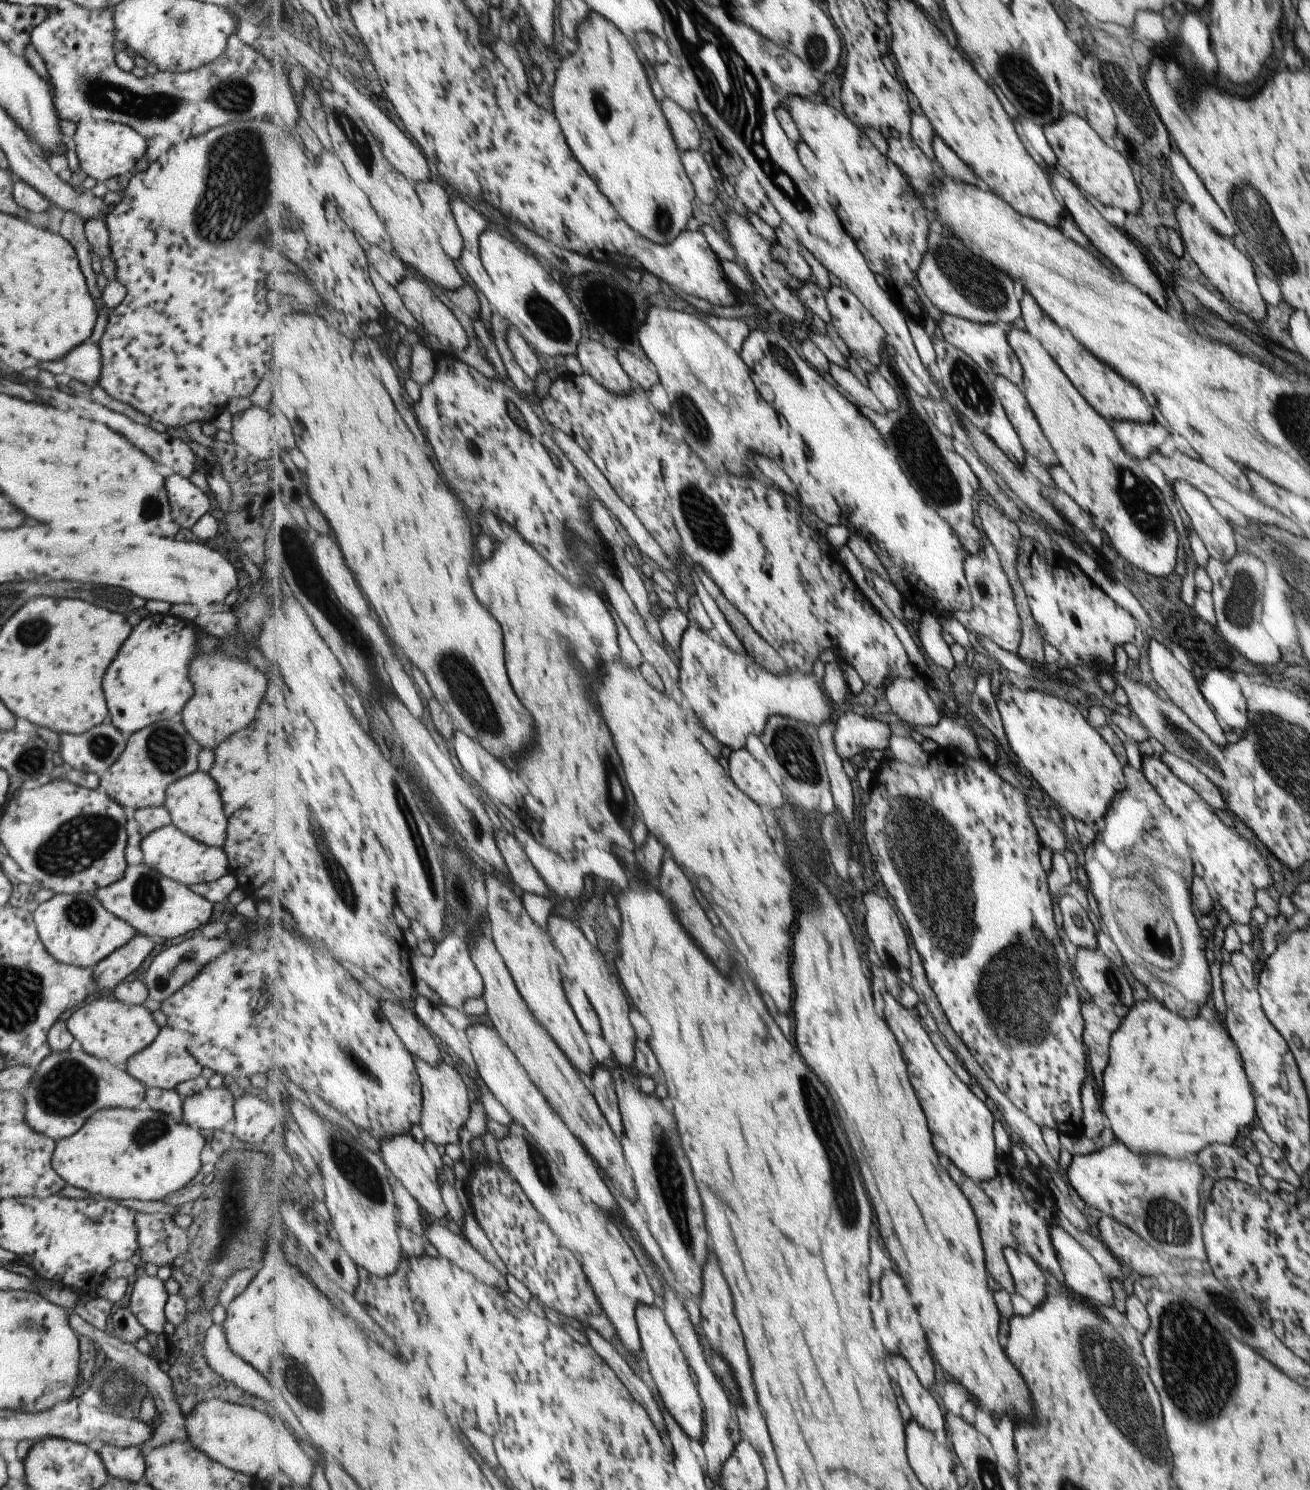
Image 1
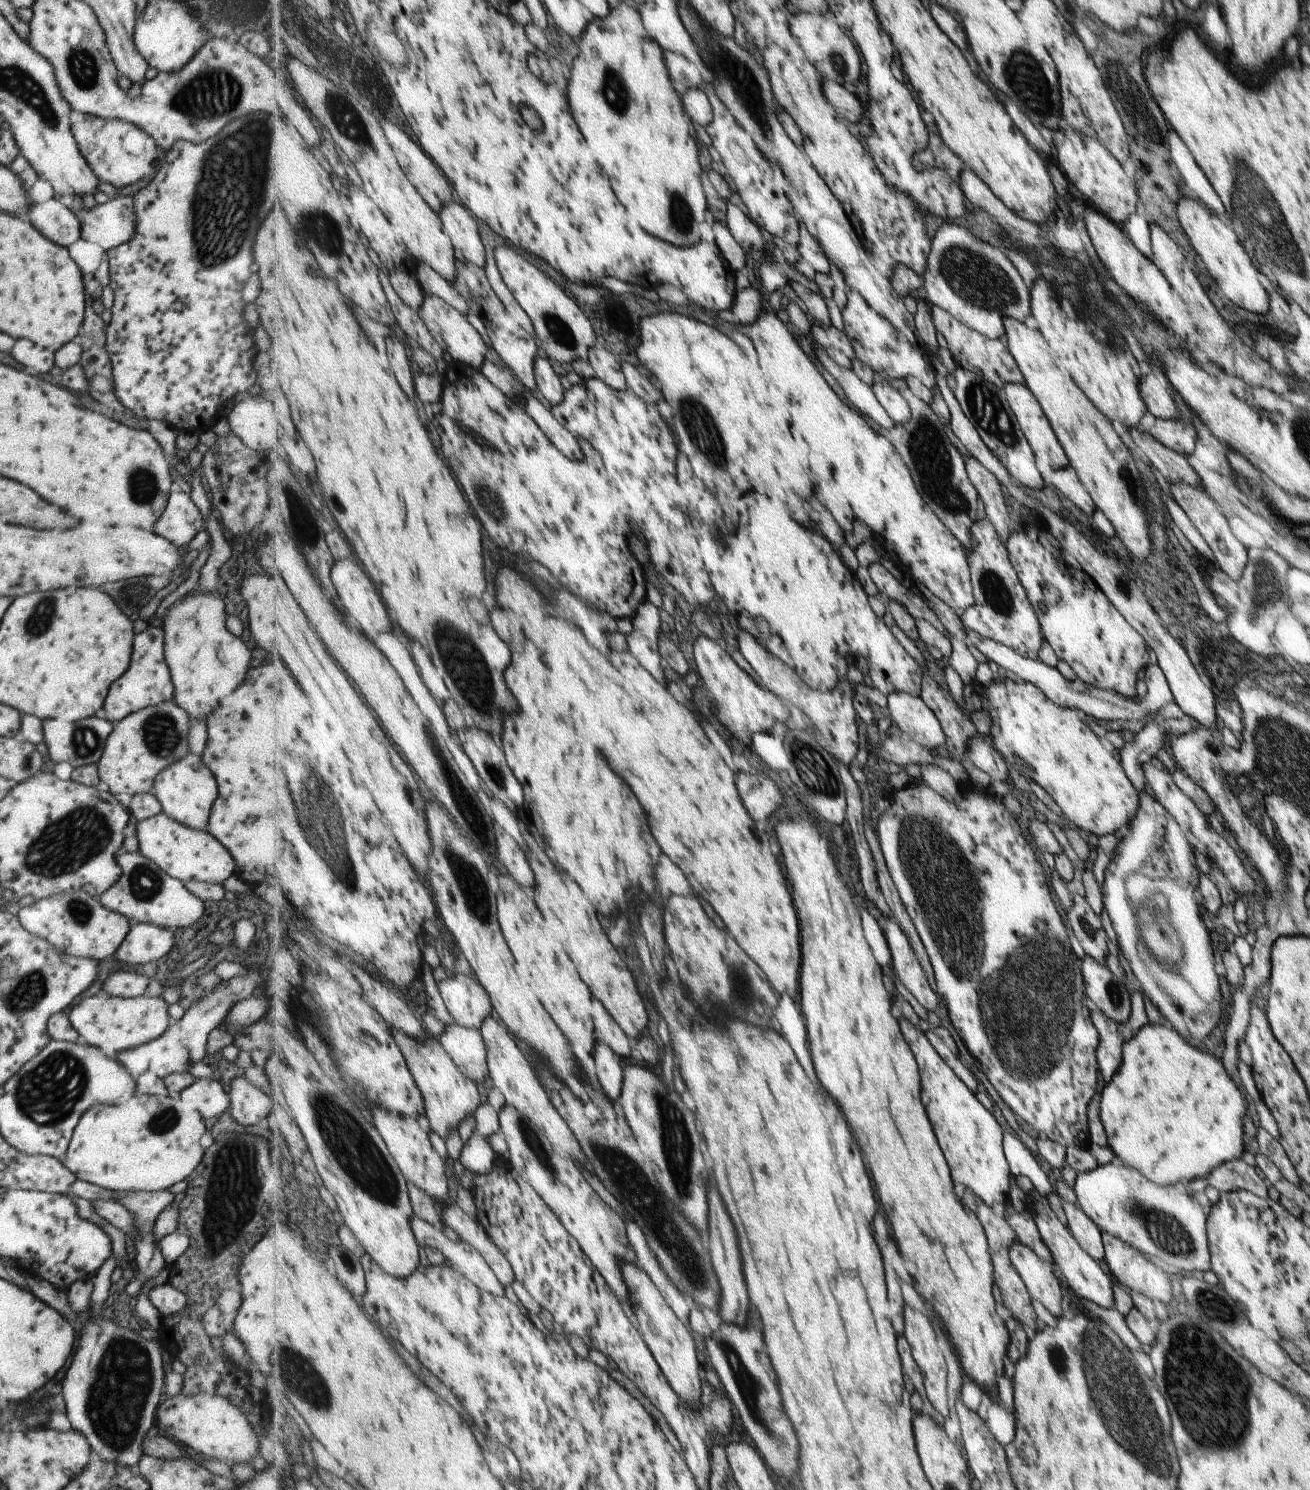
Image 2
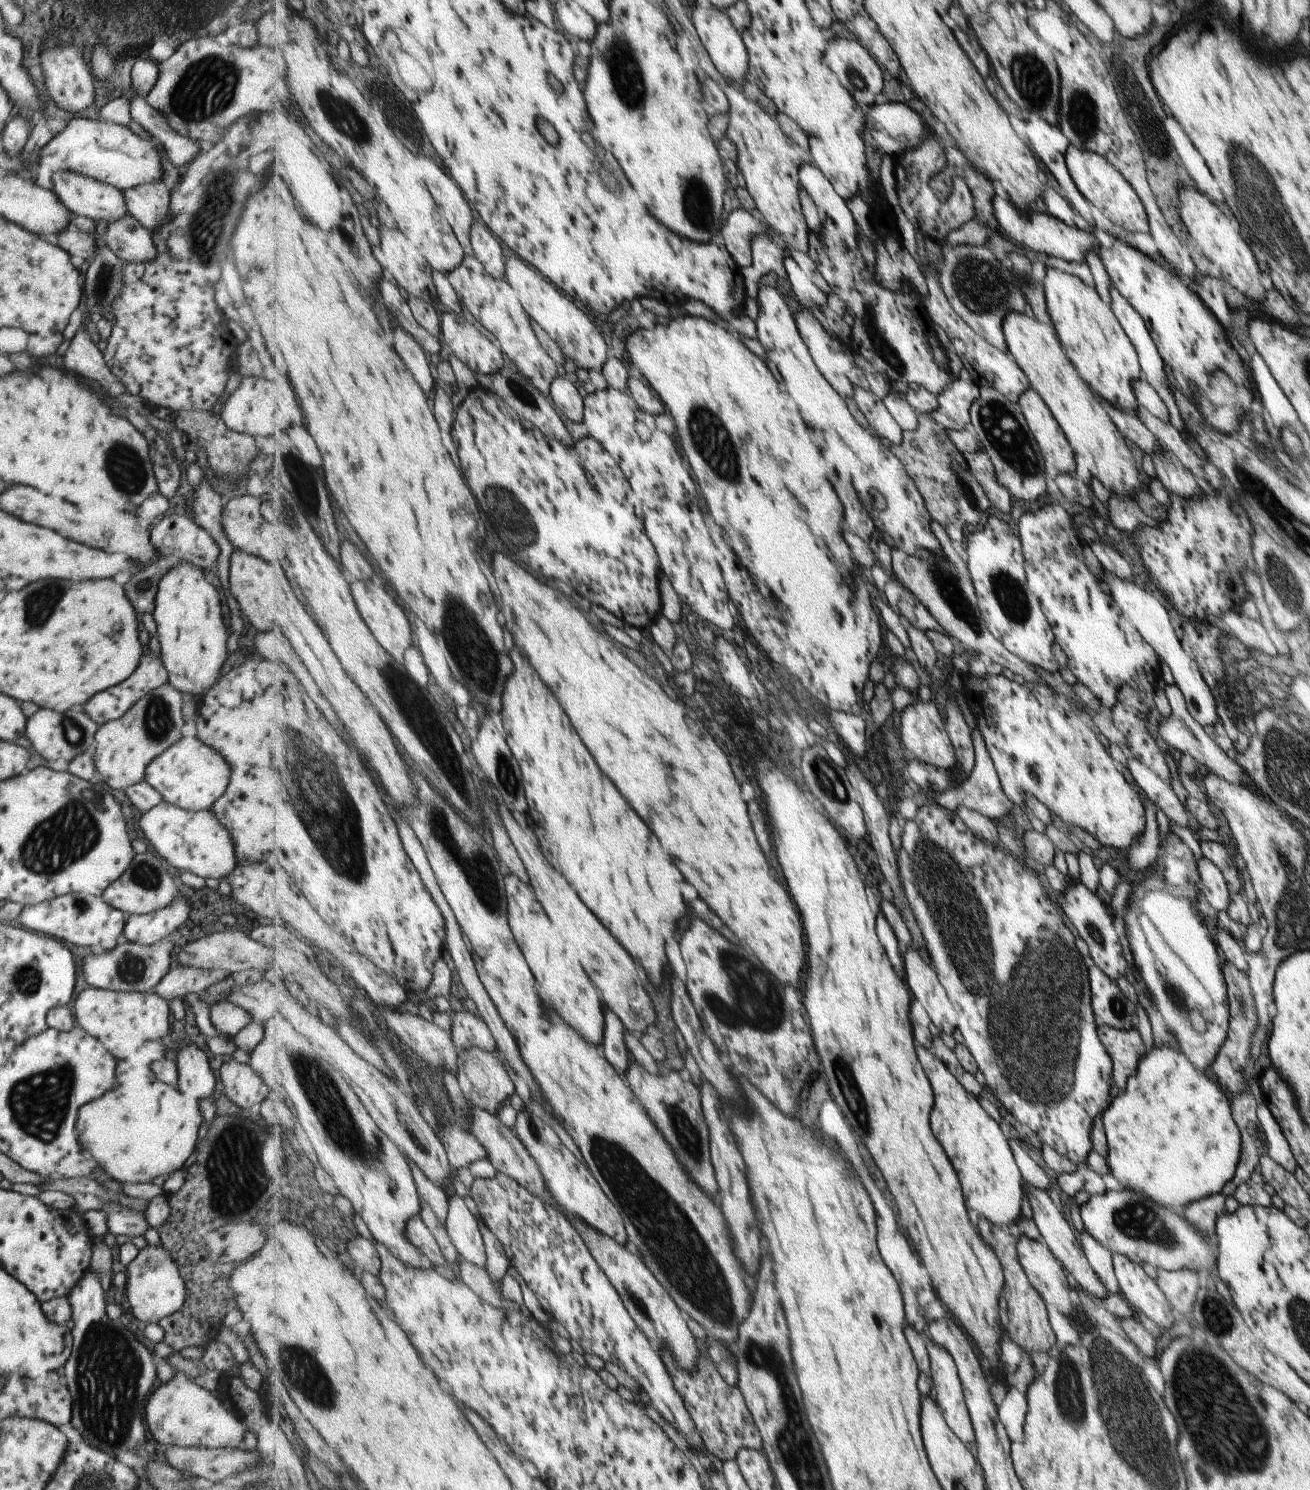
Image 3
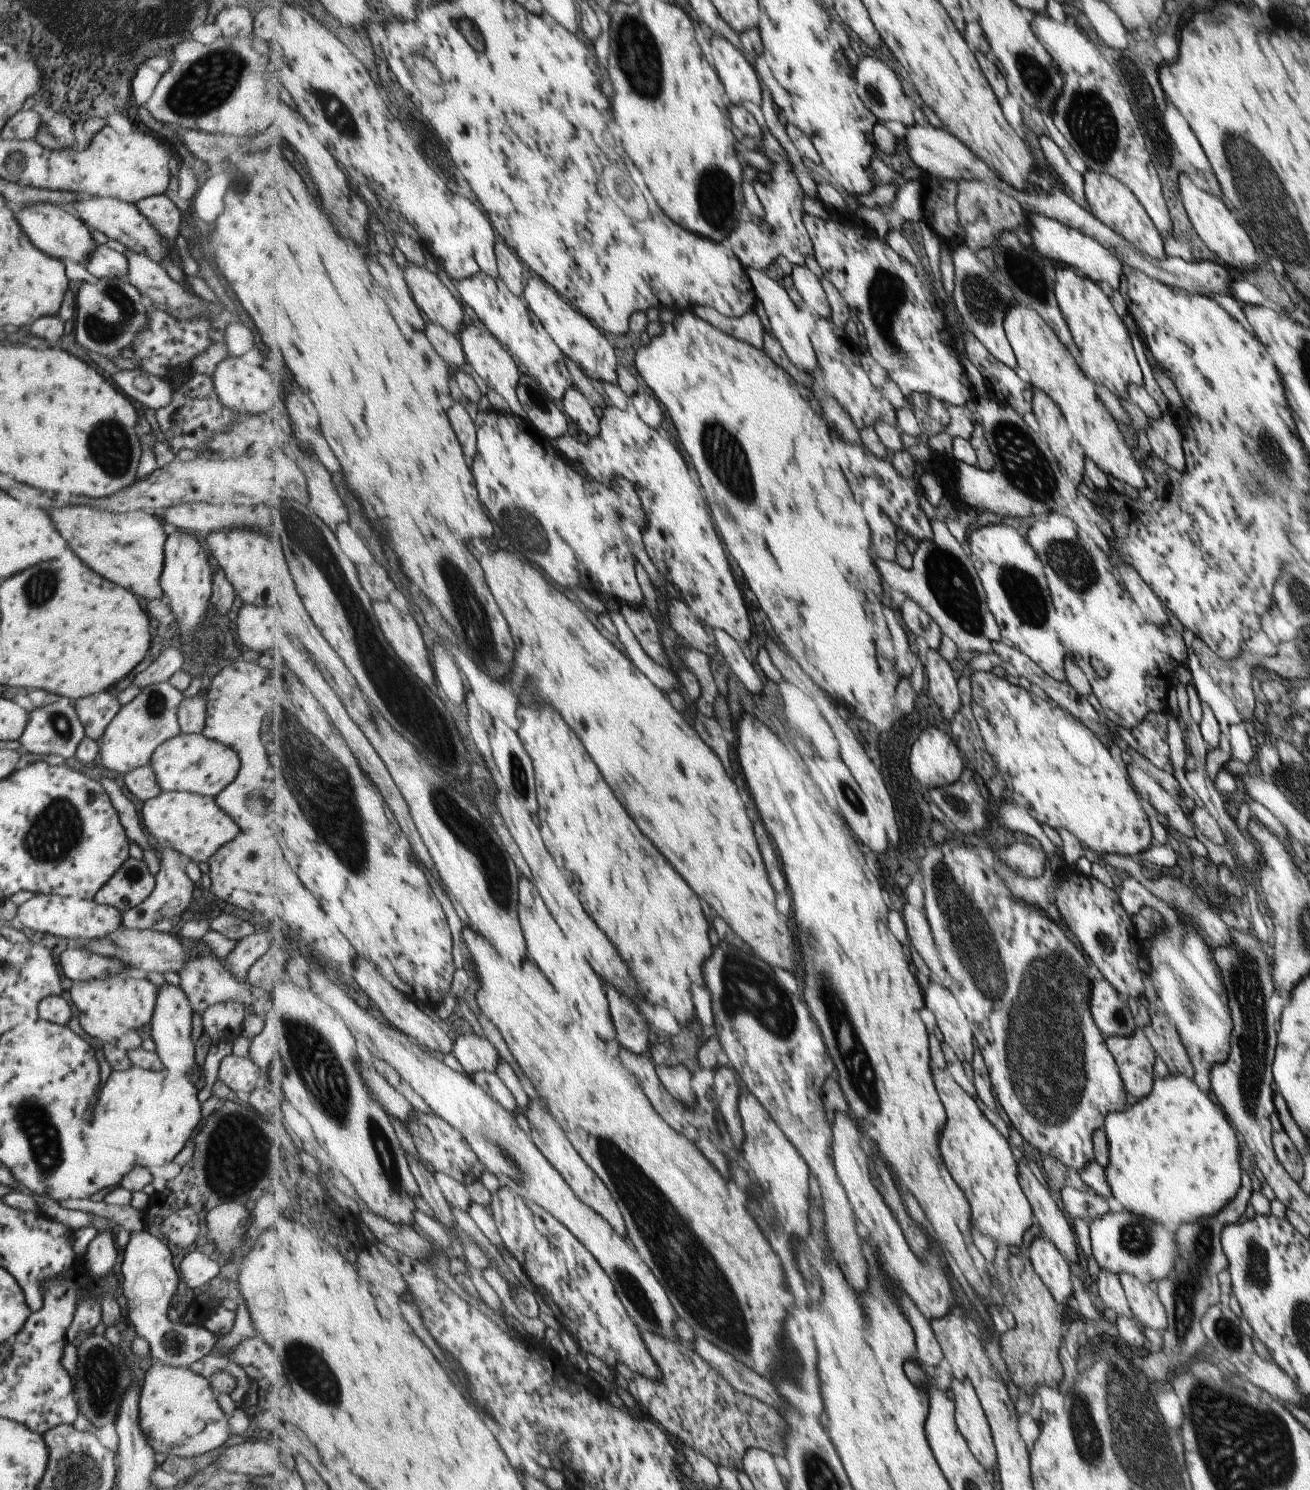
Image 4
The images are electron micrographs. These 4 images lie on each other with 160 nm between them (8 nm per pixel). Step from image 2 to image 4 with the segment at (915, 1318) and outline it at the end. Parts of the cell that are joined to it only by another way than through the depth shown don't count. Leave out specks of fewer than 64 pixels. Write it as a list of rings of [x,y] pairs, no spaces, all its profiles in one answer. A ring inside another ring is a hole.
[[[952,1376],[951,1389],[949,1391],[952,1392],[952,1399],[955,1400],[954,1421],[961,1436],[965,1439],[975,1460],[977,1460],[985,1470],[991,1471],[993,1474],[996,1468],[996,1450],[987,1419],[985,1418],[972,1384],[965,1379],[963,1381],[955,1380]]]

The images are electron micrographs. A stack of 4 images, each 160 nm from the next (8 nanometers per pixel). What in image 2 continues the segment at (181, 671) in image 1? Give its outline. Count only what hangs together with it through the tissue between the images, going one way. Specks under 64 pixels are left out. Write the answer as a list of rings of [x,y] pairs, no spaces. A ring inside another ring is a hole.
[[[147,628],[147,630],[143,630],[143,634],[137,634],[133,638],[133,652],[131,652],[129,668],[121,678],[117,678],[109,686],[109,692],[103,700],[103,708],[101,708],[101,714],[99,714],[103,719],[114,723],[131,713],[140,711],[142,708],[172,700],[174,686],[170,681],[167,666],[163,662],[161,634],[161,630]]]

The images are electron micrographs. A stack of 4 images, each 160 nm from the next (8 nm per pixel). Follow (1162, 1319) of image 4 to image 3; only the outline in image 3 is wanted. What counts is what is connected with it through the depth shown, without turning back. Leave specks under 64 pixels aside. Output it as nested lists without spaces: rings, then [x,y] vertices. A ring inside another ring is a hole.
[[[1113,1253],[1111,1256],[1120,1294],[1133,1312],[1143,1312],[1161,1331],[1171,1328],[1174,1324],[1172,1310],[1156,1282],[1123,1255]]]

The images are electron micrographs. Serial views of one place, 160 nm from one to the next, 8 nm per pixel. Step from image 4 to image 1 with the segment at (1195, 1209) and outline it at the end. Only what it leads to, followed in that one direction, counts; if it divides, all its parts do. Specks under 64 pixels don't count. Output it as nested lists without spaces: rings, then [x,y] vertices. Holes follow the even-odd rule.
[[[1153,999],[1135,1003],[1128,1008],[1127,1015],[1122,1018],[1119,1025],[1119,1032],[1115,1032],[1115,1036],[1111,1039],[1111,1064],[1107,1063],[1107,1072],[1102,1072],[1102,1097],[1101,1112],[1106,1118],[1106,1126],[1111,1130],[1115,1140],[1121,1141],[1132,1153],[1136,1153],[1141,1157],[1149,1157],[1150,1155],[1159,1155],[1162,1157],[1184,1159],[1186,1156],[1195,1156],[1199,1151],[1210,1144],[1231,1145],[1237,1136],[1237,1128],[1239,1126],[1247,1126],[1256,1118],[1253,1112],[1253,1086],[1251,1086],[1249,1078],[1245,1078],[1243,1068],[1241,1068],[1241,1054],[1237,1054],[1233,1042],[1229,1040],[1229,1033],[1225,1032],[1219,1024],[1209,1024],[1203,1018],[1195,1018],[1195,1020],[1185,1020],[1179,1018],[1175,1014],[1167,1014],[1167,1010],[1161,1006],[1161,1003],[1153,1002]]]

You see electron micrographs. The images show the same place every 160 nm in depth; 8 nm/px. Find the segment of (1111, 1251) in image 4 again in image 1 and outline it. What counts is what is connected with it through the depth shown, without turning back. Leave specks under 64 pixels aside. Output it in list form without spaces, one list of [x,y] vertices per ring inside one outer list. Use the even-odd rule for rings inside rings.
[[[1117,1140],[1092,1154],[1072,1156],[1063,1172],[1067,1185],[1087,1207],[1129,1227],[1157,1253],[1165,1252],[1171,1260],[1199,1260],[1199,1263],[1205,1260],[1197,1198],[1203,1175],[1193,1155],[1179,1160],[1159,1155],[1141,1157]]]

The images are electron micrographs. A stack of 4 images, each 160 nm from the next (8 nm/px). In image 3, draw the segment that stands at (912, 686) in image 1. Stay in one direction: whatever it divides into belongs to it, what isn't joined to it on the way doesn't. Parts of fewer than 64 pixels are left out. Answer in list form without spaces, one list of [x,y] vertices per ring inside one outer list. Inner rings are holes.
[[[933,700],[929,704],[918,703],[909,706],[897,714],[896,717],[902,743],[915,756],[917,761],[933,765],[938,769],[947,769],[950,771],[957,766],[951,741]]]

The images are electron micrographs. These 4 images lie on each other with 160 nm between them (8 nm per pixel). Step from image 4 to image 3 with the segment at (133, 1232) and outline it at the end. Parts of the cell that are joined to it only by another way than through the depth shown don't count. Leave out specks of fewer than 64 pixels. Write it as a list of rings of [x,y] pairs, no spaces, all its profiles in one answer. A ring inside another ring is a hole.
[[[148,1243],[138,1250],[134,1256],[126,1260],[126,1279],[124,1282],[123,1296],[125,1308],[129,1315],[141,1320],[145,1324],[154,1322],[158,1324],[164,1316],[173,1314],[182,1307],[186,1288],[179,1277],[177,1267],[171,1258],[170,1252],[163,1246],[152,1246]]]

